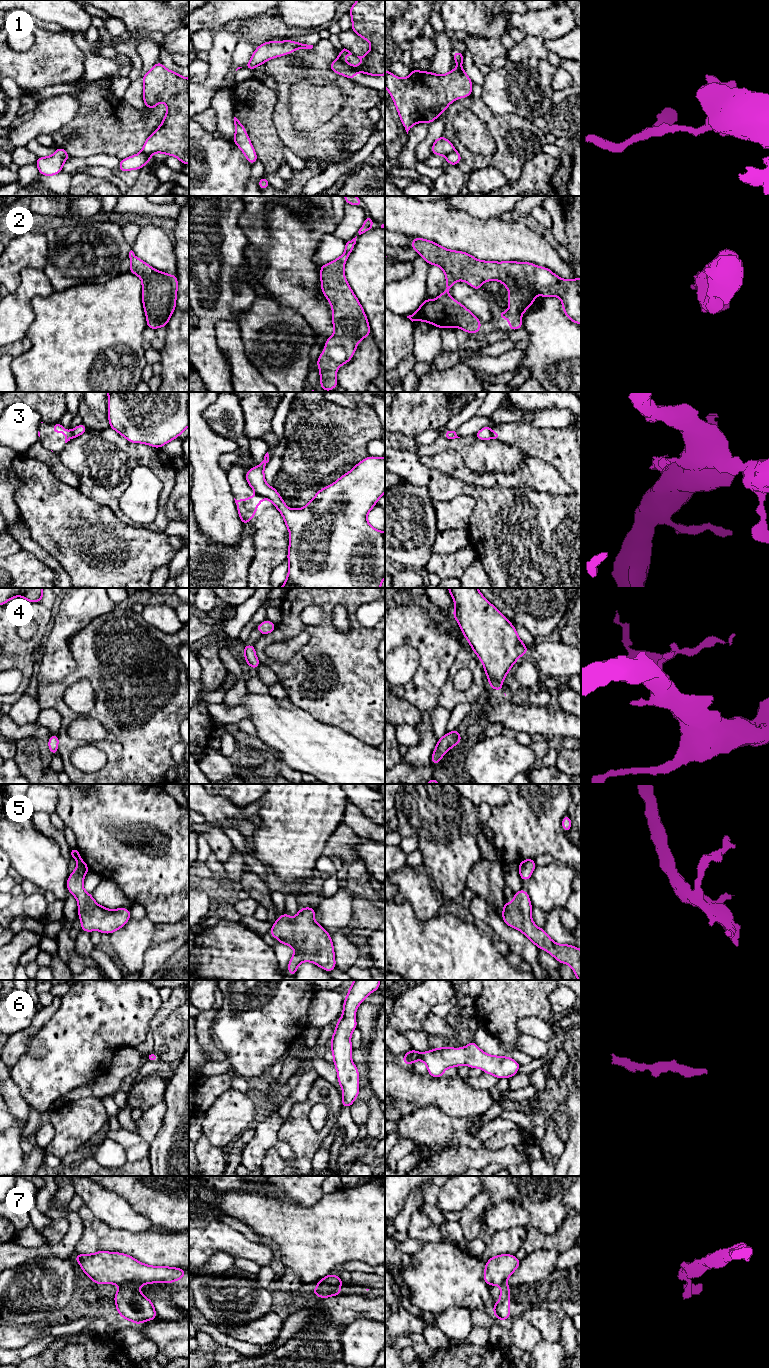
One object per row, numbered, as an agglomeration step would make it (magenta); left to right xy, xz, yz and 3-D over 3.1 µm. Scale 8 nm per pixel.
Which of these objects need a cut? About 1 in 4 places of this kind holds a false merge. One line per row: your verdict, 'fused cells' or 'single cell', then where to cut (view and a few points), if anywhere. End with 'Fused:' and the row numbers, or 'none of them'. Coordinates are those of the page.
1: fused cells; cut in xz along (338, 57), (357, 71)
2: single cell; no cut
3: fused cells; cut in xy along (71, 431), (73, 437)
4: single cell; no cut
5: single cell; no cut
6: single cell; no cut
7: fused cells; cut in xy along (138, 1285), (122, 1284), (120, 1286)
Fused: 1, 3, 7

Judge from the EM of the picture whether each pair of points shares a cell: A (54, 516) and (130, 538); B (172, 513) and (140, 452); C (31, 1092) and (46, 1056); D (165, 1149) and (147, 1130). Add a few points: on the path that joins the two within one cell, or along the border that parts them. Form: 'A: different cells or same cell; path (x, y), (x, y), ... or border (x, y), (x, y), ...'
A: same cell; path (73, 530), (87, 538), (111, 538)
B: different cells; border (175, 481), (166, 505), (166, 516), (169, 520)
C: same cell; path (40, 1083), (46, 1072), (46, 1065)
D: different cells; border (163, 1116), (163, 1121), (156, 1136), (149, 1143)

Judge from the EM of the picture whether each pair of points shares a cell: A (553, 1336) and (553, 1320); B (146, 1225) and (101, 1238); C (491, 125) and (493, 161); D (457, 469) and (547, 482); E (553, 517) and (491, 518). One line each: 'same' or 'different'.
A: same
B: different
C: same
D: same
E: same

